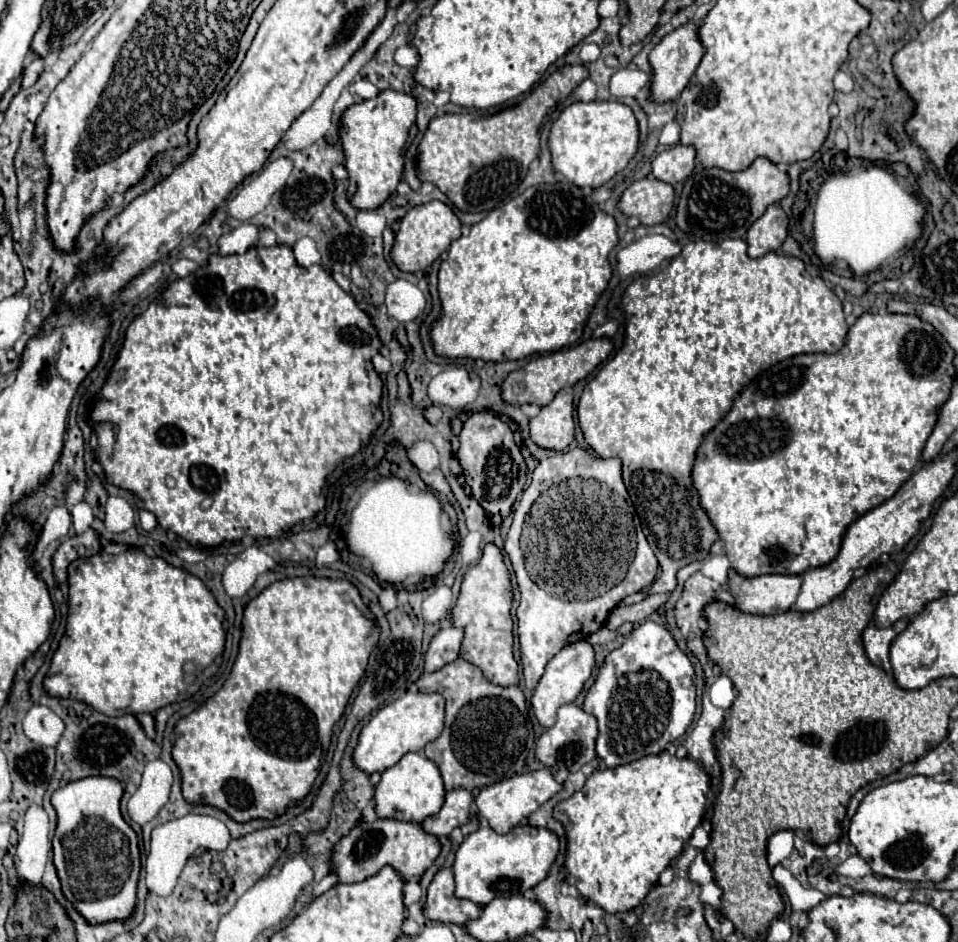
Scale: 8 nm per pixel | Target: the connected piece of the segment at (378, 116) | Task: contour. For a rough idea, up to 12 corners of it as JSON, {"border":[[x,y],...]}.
{"border":[[384,89],[340,117],[356,209],[396,191],[418,133],[412,95]]}

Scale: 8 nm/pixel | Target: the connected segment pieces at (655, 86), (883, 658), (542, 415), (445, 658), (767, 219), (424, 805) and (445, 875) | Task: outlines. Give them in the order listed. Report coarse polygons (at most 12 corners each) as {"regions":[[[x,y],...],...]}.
{"regions":[[[696,25],[650,53],[650,99],[674,101],[702,59]],[[868,625],[862,633],[868,659],[892,673],[888,649],[896,637],[892,627]],[[572,393],[530,419],[532,441],[562,451],[574,441]],[[442,627],[424,655],[424,673],[458,659],[462,629]],[[778,203],[748,229],[748,257],[776,251],[788,235]],[[406,753],[374,787],[376,815],[422,823],[446,789],[438,767]],[[452,869],[428,885],[422,911],[432,921],[464,925],[480,905],[454,897]]]}

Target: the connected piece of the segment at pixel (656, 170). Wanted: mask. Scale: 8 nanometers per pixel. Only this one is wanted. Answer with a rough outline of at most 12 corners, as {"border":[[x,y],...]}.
{"border":[[674,145],[652,159],[652,175],[674,185],[694,171],[696,151]]}

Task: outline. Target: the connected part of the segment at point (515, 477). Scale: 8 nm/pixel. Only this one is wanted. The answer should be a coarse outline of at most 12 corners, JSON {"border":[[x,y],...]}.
{"border":[[472,413],[456,457],[488,517],[508,517],[528,473],[508,423]]}

